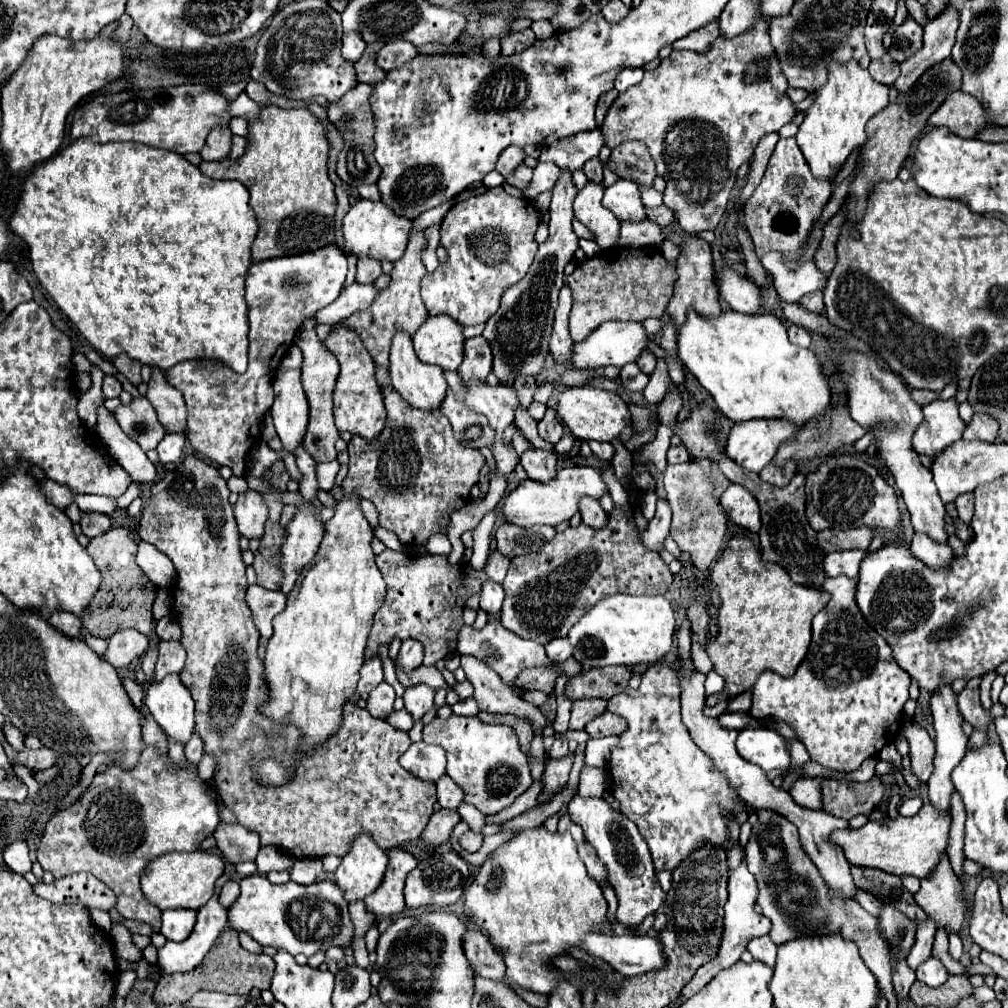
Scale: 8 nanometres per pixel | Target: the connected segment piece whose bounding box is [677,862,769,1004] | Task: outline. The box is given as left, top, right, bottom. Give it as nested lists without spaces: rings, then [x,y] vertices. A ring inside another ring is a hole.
[[[741,862],[741,866],[737,870],[731,872],[729,876],[729,900],[725,904],[725,930],[723,930],[723,942],[721,942],[721,950],[719,950],[719,956],[707,964],[703,964],[697,972],[695,972],[695,978],[691,978],[691,982],[681,990],[681,996],[679,996],[679,1002],[677,1004],[683,1004],[687,1002],[693,994],[697,994],[717,972],[725,970],[725,968],[731,968],[739,958],[741,954],[745,952],[747,948],[747,942],[751,938],[757,938],[757,936],[763,936],[763,934],[769,934],[769,920],[765,916],[759,916],[753,912],[753,906],[755,906],[755,900],[757,900],[757,882],[753,878],[753,874],[749,874],[747,870],[747,864]]]

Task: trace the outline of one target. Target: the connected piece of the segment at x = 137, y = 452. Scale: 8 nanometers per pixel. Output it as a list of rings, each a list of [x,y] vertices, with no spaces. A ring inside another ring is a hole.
[[[103,404],[97,408],[97,434],[107,452],[123,470],[129,472],[135,482],[151,482],[155,478],[155,466],[147,454],[135,442],[131,442],[131,438],[121,430],[113,414]]]

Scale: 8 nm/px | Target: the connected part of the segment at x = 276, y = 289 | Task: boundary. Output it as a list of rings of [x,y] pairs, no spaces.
[[[325,246],[323,250],[315,250],[309,254],[299,256],[283,256],[283,258],[271,258],[265,262],[257,262],[251,266],[247,276],[247,304],[249,304],[249,368],[245,374],[233,372],[229,366],[225,368],[223,362],[217,360],[185,360],[177,366],[165,370],[167,382],[177,388],[185,402],[187,402],[187,440],[191,442],[191,448],[197,456],[215,462],[219,466],[229,466],[235,476],[247,474],[247,456],[249,452],[261,442],[261,422],[265,412],[273,404],[273,376],[283,360],[283,356],[289,352],[289,346],[293,344],[295,332],[301,326],[301,320],[315,316],[317,310],[337,300],[339,292],[343,290],[347,276],[347,258],[337,246]]]

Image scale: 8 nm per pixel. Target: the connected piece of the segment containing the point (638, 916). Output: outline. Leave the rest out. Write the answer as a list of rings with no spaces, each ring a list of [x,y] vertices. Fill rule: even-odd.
[[[575,796],[569,802],[569,818],[583,828],[585,840],[595,848],[597,856],[607,866],[607,882],[613,886],[619,902],[615,920],[627,928],[639,928],[645,916],[657,912],[667,898],[667,894],[661,890],[655,878],[645,838],[639,834],[633,822],[629,822],[619,810],[611,810],[611,806],[603,798]]]

